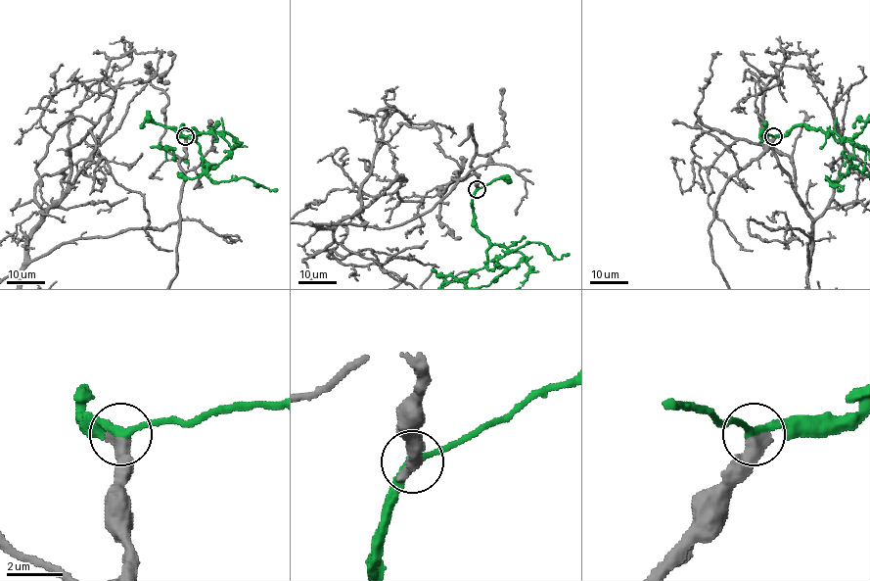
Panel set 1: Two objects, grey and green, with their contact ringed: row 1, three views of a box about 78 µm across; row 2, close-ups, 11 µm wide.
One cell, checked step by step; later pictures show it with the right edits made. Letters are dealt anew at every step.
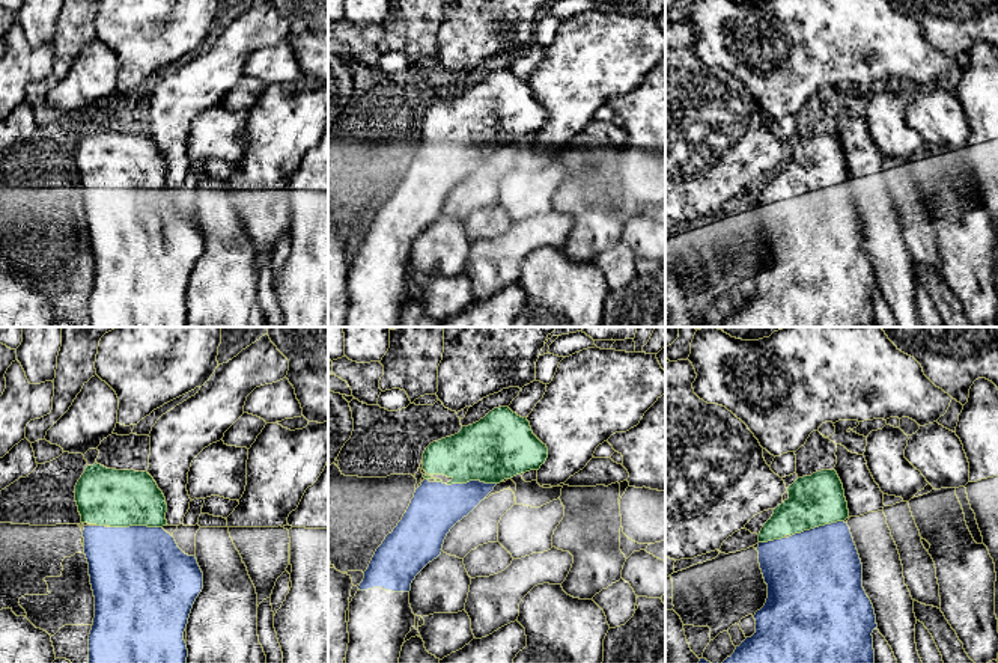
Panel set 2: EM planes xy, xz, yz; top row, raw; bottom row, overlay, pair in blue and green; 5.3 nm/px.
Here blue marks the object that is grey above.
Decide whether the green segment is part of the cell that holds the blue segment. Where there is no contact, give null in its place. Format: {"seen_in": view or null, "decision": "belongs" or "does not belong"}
{"seen_in": "yz", "decision": "belongs"}

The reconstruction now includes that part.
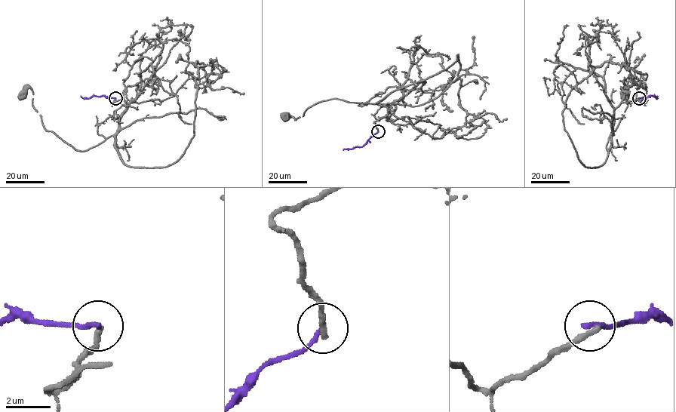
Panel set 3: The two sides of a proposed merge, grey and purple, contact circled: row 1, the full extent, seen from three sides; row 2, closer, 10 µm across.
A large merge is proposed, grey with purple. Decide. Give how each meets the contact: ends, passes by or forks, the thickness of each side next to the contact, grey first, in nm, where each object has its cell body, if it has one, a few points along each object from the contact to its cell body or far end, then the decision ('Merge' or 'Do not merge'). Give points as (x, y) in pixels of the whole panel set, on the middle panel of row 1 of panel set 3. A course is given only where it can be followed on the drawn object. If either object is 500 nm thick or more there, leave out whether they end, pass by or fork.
At the ring grey ends. At the ring purple ends. Thickness 280 nm (grey) against 240 nm. Soma of grey: (284, 116). Soma of purple: none. Course of grey: (378, 131), (373, 121), (385, 116), (388, 108), (377, 104), (333, 98), (310, 106), (296, 120), (285, 115). Course of purple: (378, 131), (363, 146), (342, 149). Do not merge

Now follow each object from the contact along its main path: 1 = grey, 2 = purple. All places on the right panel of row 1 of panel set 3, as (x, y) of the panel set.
1: (639, 98), (629, 102), (624, 98), (616, 108), (608, 151), (608, 138), (628, 106), (624, 87), (623, 93)
2: (639, 97), (649, 95), (657, 98), (657, 96)

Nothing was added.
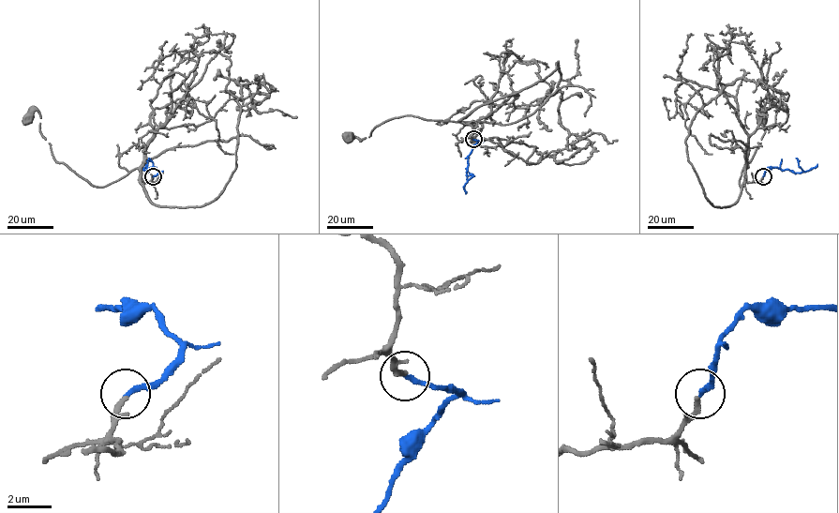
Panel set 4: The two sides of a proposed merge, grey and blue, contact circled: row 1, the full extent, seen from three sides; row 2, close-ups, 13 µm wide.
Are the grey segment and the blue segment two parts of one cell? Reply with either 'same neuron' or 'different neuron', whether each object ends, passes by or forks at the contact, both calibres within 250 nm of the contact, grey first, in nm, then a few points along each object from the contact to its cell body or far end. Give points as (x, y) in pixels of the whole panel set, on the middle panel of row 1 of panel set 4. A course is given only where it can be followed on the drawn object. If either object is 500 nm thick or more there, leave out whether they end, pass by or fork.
same neuron; grey ends there; blue ends there; 240 nm thick on the grey side, 220 nm on the other; grey runs (472, 139), (472, 128), (468, 124), (406, 115), (379, 125), (361, 142), (350, 133), (348, 136); blue runs (472, 139), (479, 142), (468, 157), (469, 179), (472, 176), (469, 172)

